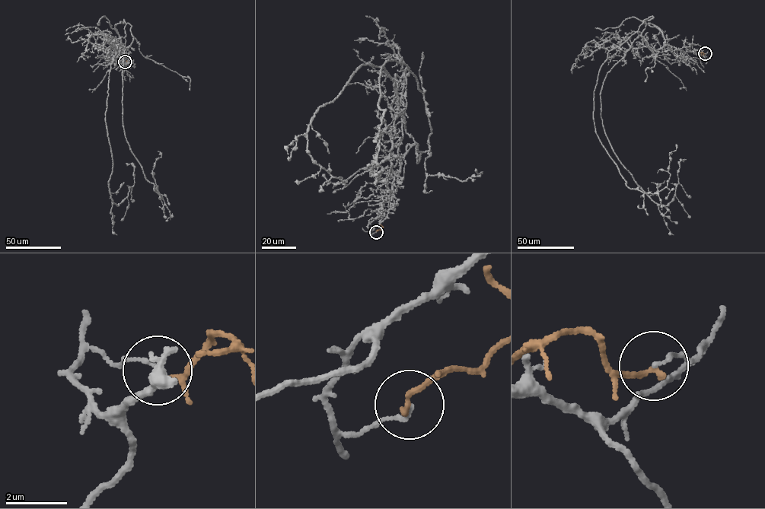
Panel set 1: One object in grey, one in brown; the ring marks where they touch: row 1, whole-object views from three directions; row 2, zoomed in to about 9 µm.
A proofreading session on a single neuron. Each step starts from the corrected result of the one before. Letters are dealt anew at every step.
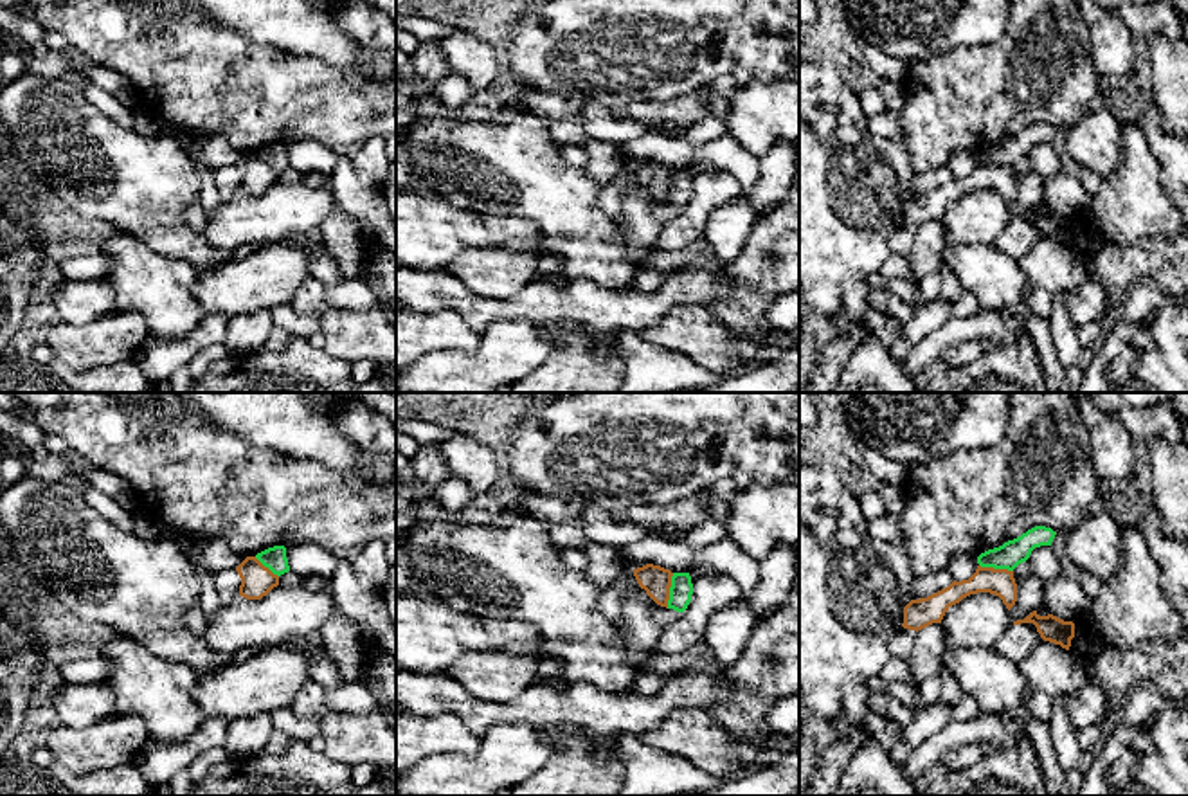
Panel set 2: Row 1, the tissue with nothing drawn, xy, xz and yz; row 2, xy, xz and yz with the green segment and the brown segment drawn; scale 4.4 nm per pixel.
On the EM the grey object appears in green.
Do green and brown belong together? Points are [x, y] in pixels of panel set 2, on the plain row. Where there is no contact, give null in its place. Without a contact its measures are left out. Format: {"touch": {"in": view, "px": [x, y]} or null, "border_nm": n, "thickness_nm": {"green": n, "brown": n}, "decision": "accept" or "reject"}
{"touch": {"in": "xz", "px": [670, 188]}, "border_nm": 160, "thickness_nm": {"green": 100, "brown": 140}, "decision": "reject"}

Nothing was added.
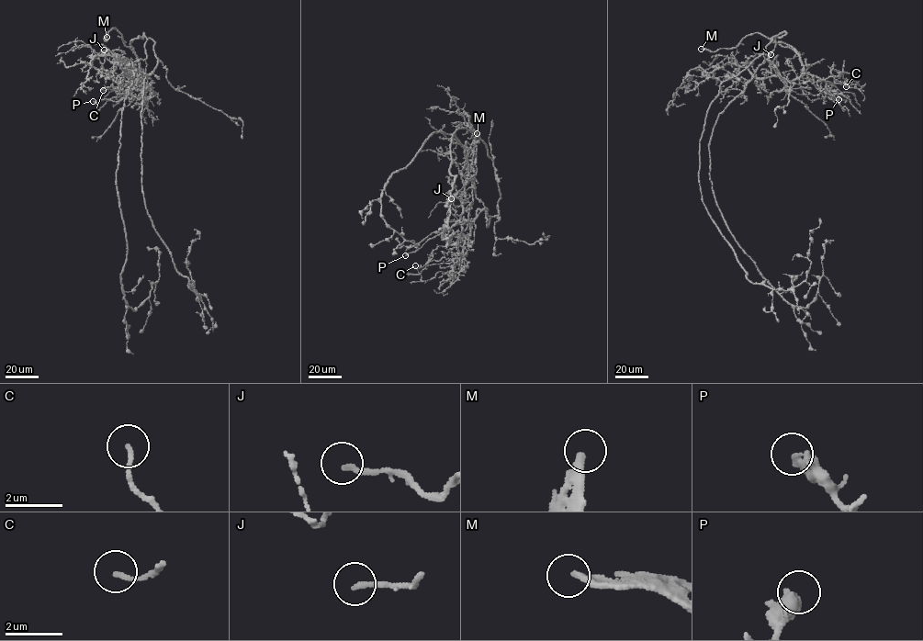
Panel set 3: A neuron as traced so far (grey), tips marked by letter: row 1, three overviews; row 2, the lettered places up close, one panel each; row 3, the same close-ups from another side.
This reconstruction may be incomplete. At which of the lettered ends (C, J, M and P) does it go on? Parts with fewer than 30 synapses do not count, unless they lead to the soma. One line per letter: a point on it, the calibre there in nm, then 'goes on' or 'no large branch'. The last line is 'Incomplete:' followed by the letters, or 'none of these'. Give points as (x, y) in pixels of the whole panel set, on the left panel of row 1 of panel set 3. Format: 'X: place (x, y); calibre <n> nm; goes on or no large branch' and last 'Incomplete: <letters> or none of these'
C: place (103, 90); calibre 140 nm; no large branch
J: place (104, 50); calibre 180 nm; no large branch
M: place (106, 37); calibre 280 nm; goes on
P: place (93, 101); calibre 400 nm; no large branch
Incomplete: M

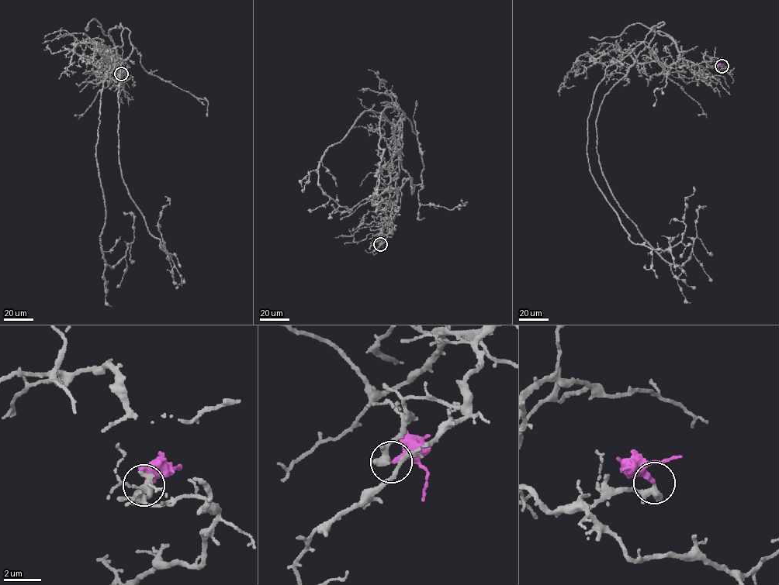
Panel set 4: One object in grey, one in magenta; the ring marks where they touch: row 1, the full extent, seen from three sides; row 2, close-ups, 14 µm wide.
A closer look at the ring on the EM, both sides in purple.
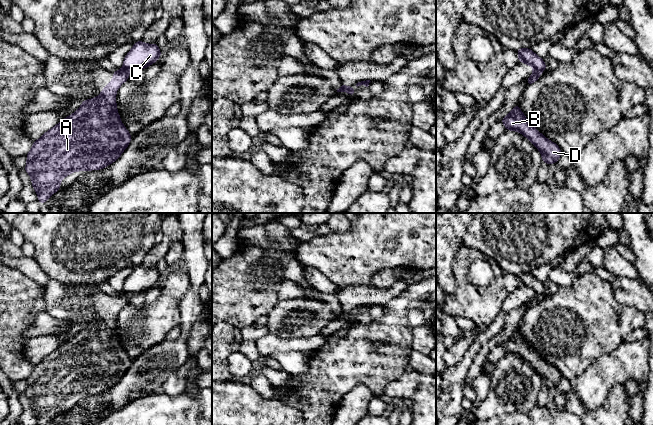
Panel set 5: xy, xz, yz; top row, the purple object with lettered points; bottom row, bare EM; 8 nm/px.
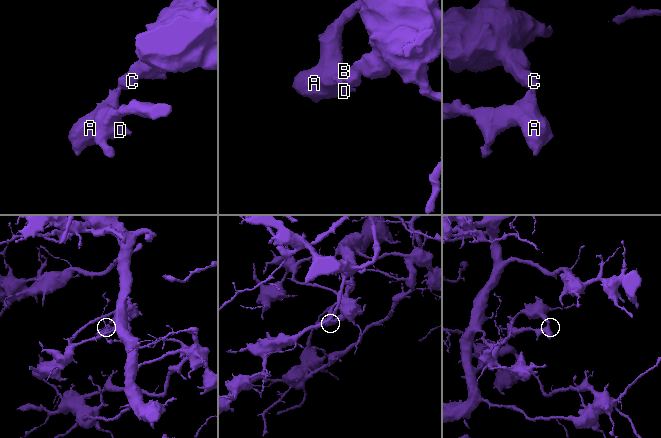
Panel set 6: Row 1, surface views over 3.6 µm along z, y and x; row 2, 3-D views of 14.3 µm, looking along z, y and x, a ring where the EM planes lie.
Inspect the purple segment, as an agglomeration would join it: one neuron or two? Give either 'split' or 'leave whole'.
split

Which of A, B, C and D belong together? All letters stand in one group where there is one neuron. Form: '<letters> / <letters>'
A B D / C

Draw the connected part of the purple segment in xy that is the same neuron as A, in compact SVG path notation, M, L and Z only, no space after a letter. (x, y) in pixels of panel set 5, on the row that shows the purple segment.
M113 71L113 80L94 99L81 102L81 107L34 141L27 154L25 171L30 175L38 202L43 204L60 189L61 180L75 171L101 170L112 164L129 145L132 136L121 122L116 93L129 79L129 73Z

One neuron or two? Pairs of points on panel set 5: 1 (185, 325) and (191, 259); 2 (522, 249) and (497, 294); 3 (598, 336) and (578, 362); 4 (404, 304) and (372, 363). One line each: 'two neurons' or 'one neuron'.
1: one neuron
2: two neurons
3: one neuron
4: one neuron

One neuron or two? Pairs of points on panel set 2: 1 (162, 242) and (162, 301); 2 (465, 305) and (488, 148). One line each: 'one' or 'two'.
1: two
2: two

